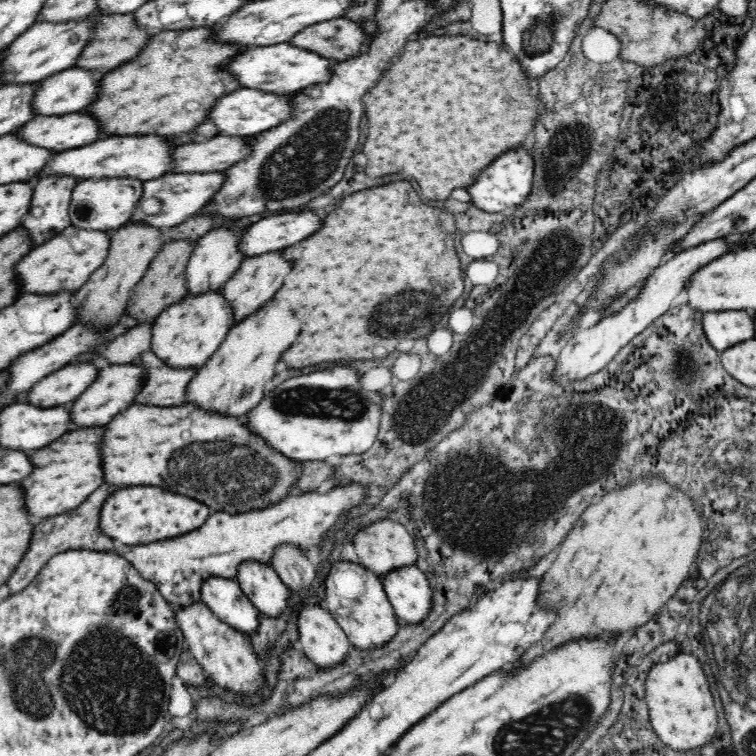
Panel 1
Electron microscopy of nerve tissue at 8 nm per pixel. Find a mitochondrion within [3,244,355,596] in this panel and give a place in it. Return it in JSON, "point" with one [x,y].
{"point":[232,474]}

